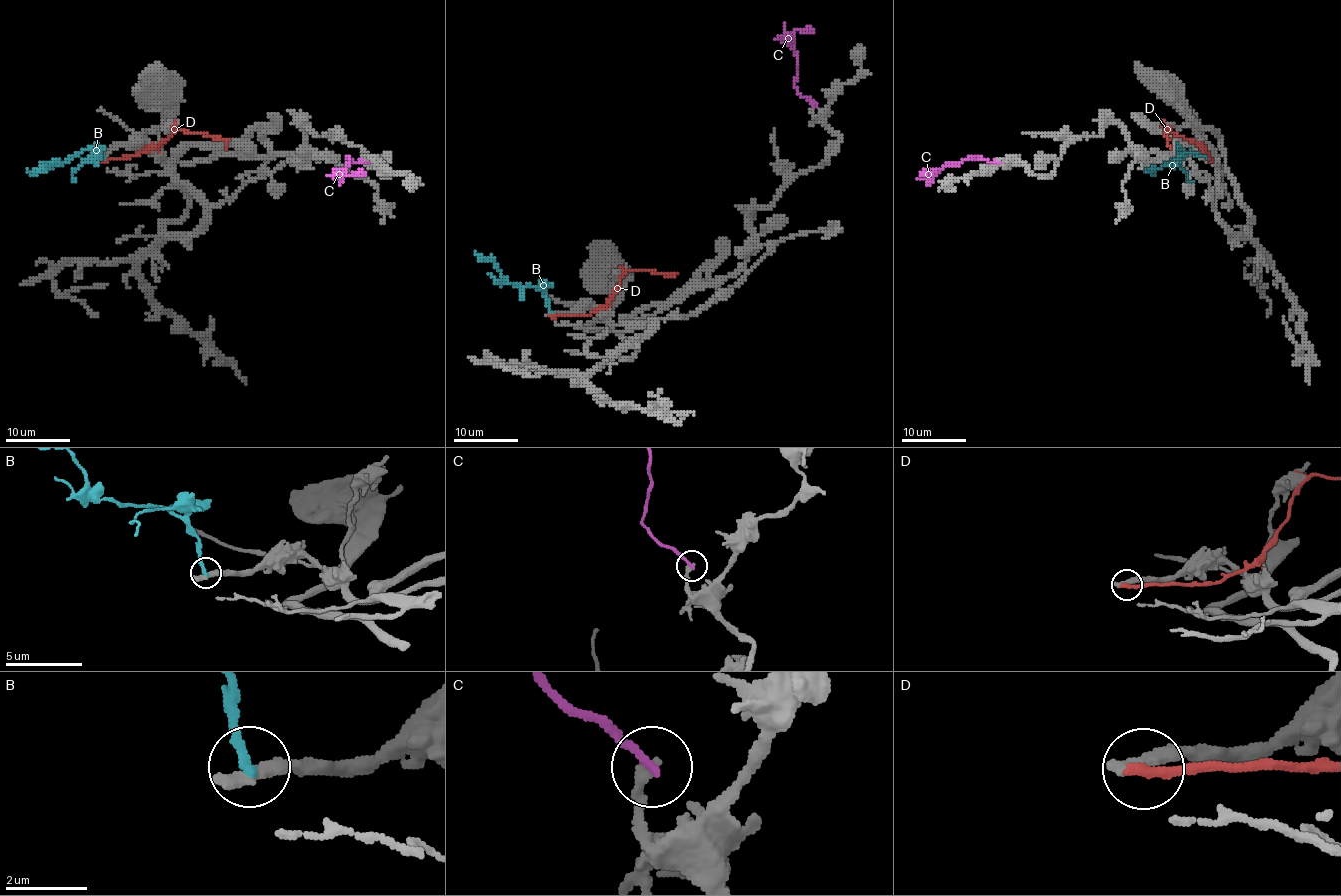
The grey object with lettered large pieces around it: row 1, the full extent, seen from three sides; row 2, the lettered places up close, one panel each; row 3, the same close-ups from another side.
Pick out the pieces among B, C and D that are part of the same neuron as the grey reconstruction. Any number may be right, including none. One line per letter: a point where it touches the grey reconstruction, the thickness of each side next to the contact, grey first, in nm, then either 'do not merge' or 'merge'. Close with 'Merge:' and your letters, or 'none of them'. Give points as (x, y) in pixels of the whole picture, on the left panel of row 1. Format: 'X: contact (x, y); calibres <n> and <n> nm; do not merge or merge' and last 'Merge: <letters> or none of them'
B: contact (103, 157); calibres 440 and 280 nm; do not merge
C: contact (366, 162); calibres 240 and 200 nm; do not merge
D: contact (103, 159); calibres 400 and 340 nm; do not merge
Merge: none of them

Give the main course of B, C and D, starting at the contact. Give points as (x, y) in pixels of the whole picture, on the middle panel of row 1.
B: (551, 313), (548, 298), (532, 285), (509, 282), (492, 261), (482, 260), (474, 252)
C: (814, 104), (794, 86), (796, 52), (791, 47), (791, 33), (794, 30), (810, 30), (814, 33)
D: (551, 316), (582, 316), (599, 310), (630, 269), (675, 276)

